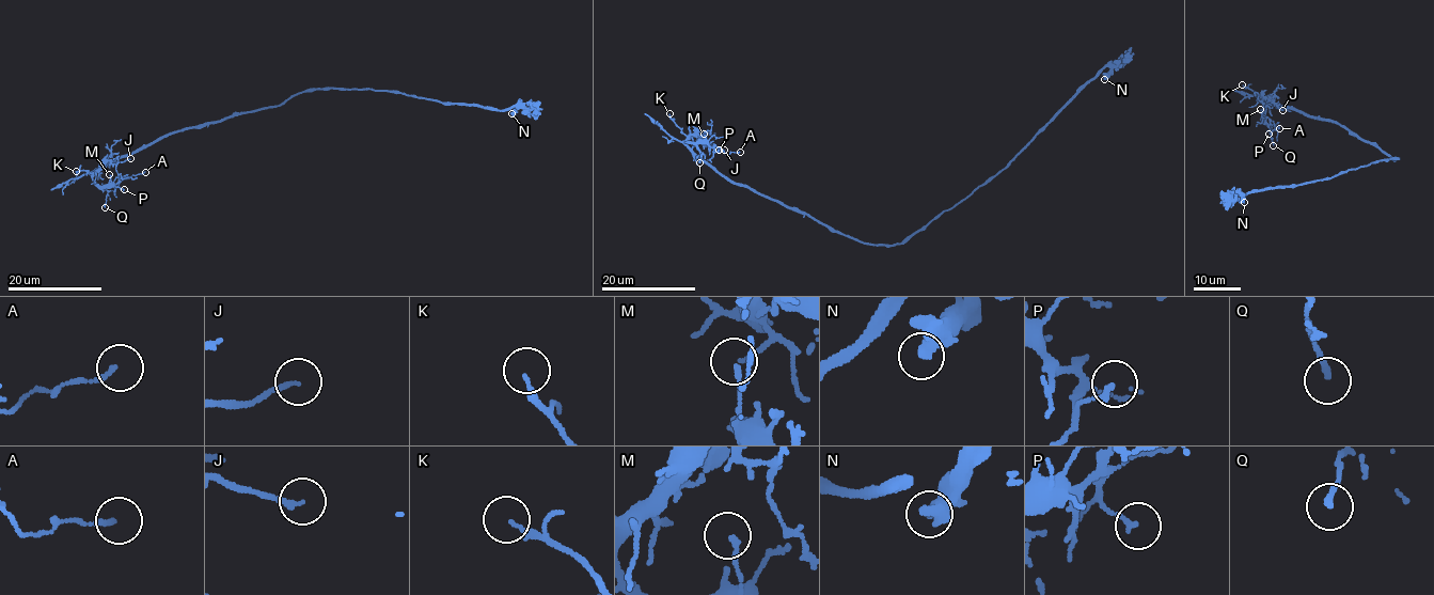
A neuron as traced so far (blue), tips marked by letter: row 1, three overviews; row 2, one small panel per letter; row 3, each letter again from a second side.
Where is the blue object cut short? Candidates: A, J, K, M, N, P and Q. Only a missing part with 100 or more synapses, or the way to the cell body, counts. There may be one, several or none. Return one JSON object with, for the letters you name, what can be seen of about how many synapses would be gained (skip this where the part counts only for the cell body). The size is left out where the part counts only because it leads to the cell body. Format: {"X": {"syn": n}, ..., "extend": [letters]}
{"extend": []}

